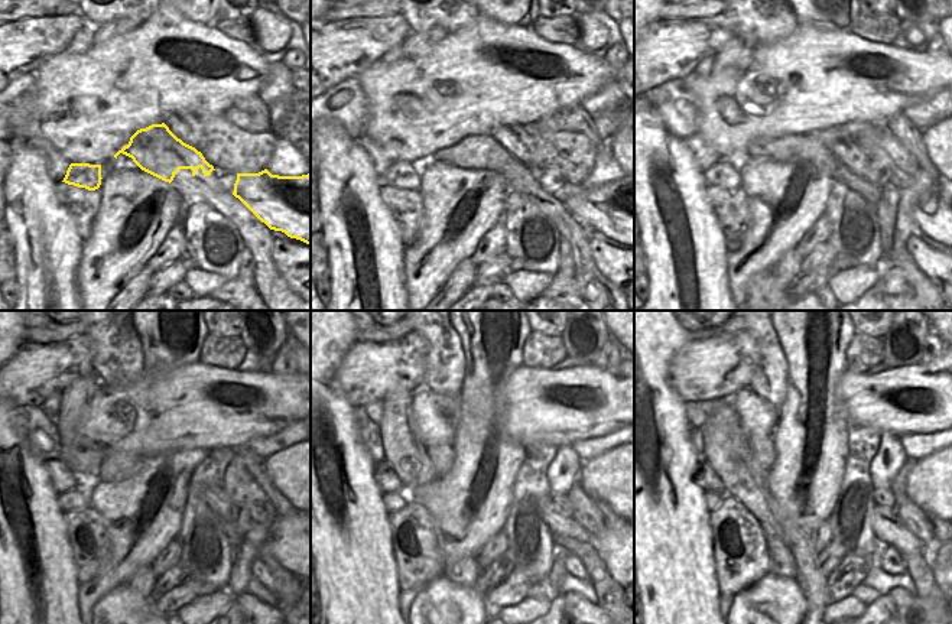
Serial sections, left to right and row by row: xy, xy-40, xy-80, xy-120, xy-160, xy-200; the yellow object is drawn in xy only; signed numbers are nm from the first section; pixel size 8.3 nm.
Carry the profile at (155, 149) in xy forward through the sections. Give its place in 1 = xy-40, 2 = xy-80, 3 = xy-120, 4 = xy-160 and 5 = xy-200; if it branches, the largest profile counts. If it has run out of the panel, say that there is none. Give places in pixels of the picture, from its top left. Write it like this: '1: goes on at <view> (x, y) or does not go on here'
1: goes on at xy-40 (484, 152)
2: goes on at xy-80 (796, 146)
3: goes on at xy-120 (110, 471)
4: goes on at xy-160 (441, 470)
5: goes on at xy-200 (767, 467)

